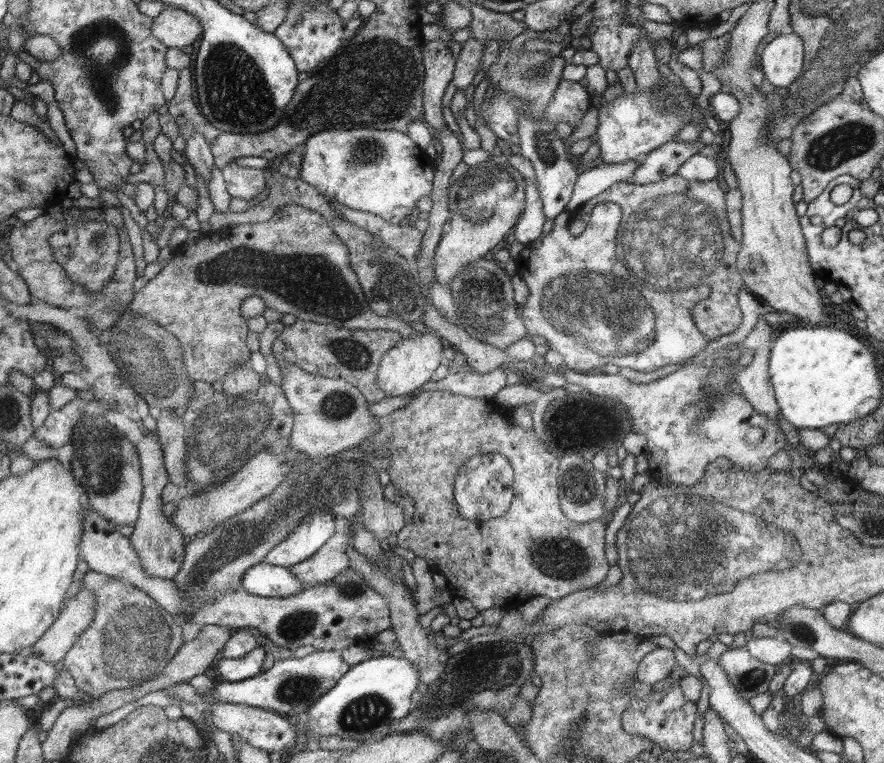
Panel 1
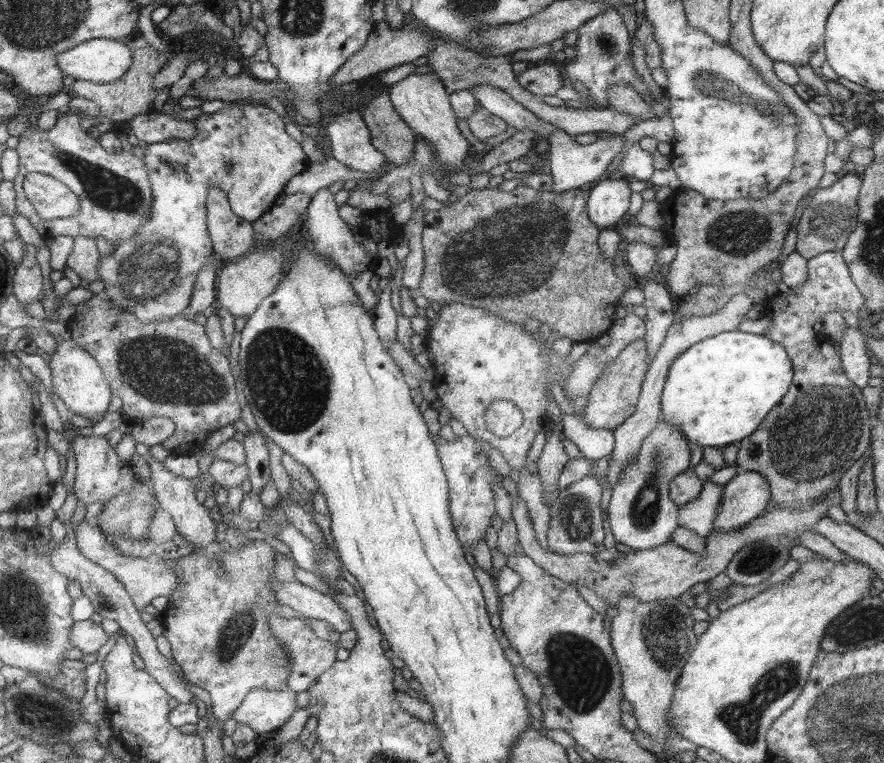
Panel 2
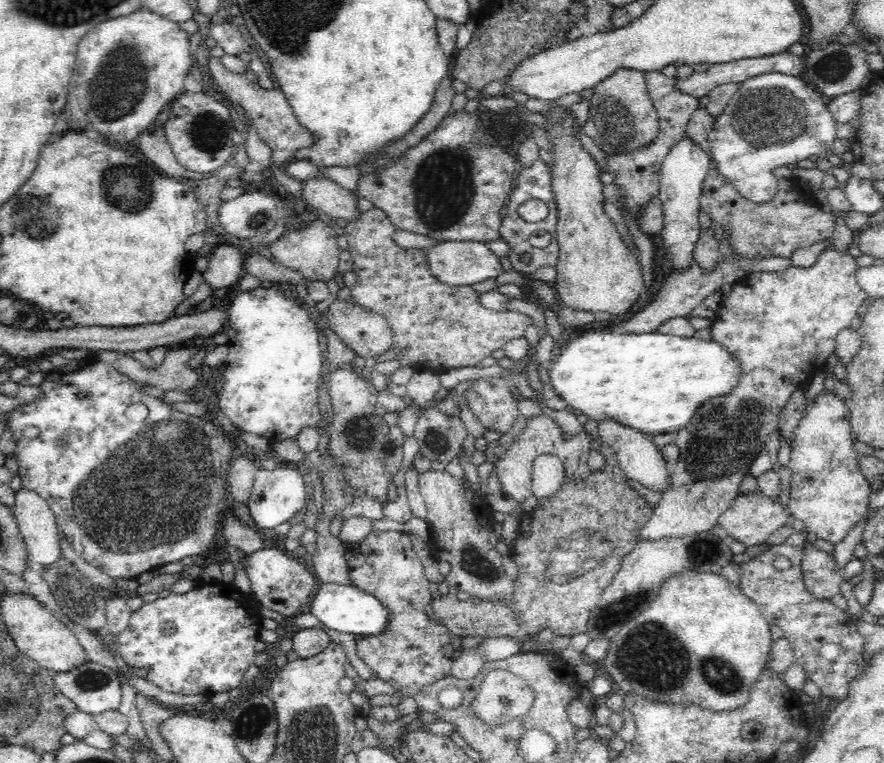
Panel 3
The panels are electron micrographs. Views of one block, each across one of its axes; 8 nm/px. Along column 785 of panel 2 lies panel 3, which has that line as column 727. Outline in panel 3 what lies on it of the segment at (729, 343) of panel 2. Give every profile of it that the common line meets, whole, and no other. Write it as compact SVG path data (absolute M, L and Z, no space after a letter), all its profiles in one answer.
M586 330L586 332L578 333L578 336L574 340L564 344L564 351L558 356L556 362L548 362L546 369L550 374L550 381L552 387L557 394L567 402L567 406L570 405L576 410L583 412L585 418L591 418L592 420L601 421L602 419L612 419L618 421L620 424L624 424L631 429L639 430L639 432L648 434L654 439L659 434L674 434L678 429L684 428L686 424L693 419L696 410L708 402L710 399L720 398L724 395L729 395L733 392L738 384L741 384L741 377L744 375L744 369L741 366L741 361L737 359L732 353L726 349L725 345L718 344L717 341L712 341L708 337L704 337L698 334L695 337L680 337L661 333L641 333L641 334L627 334L616 333L609 330Z

